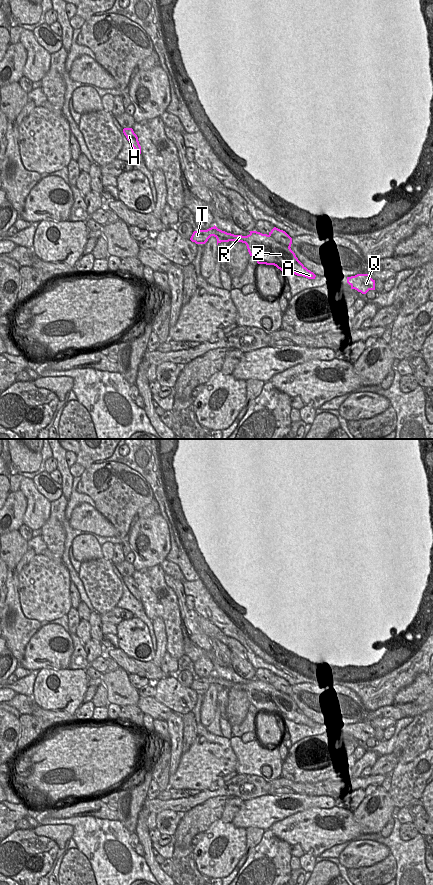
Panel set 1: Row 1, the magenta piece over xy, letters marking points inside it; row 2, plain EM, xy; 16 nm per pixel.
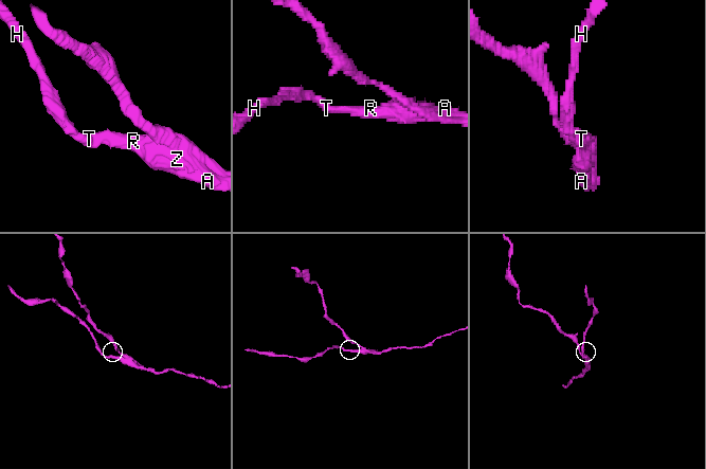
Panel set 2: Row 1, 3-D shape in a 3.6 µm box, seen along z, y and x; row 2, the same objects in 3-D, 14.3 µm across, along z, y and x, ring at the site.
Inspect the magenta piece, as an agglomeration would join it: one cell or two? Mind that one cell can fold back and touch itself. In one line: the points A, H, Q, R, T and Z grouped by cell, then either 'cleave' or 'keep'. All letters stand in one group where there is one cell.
A H R T Z / Q | cleave

